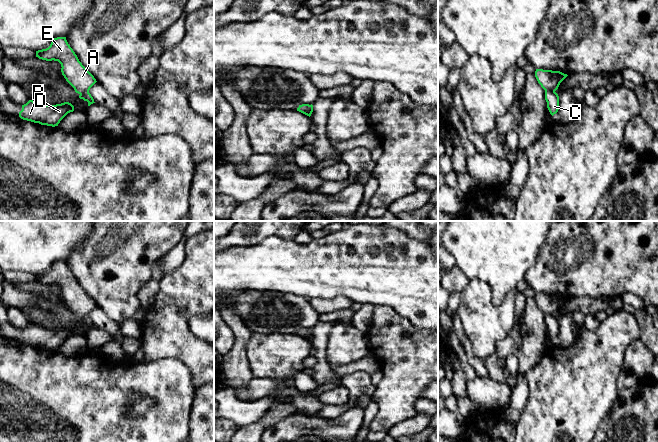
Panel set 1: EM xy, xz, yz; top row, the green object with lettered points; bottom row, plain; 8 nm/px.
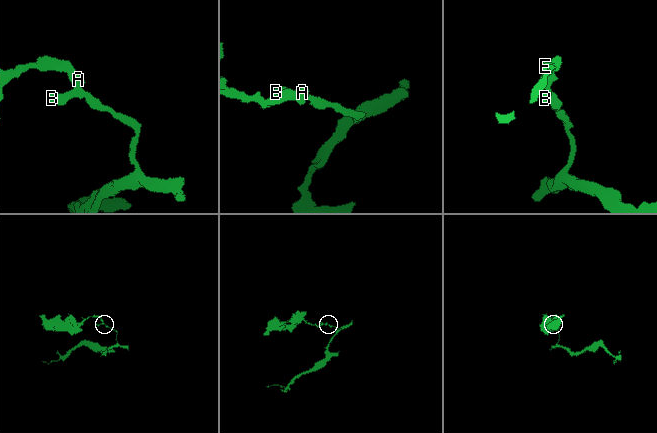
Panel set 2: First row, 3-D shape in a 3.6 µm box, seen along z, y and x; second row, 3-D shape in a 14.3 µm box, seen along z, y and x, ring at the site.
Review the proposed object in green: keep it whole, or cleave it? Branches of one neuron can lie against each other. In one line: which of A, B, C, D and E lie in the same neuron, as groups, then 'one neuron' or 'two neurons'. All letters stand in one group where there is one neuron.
A E / B C D; two neurons

